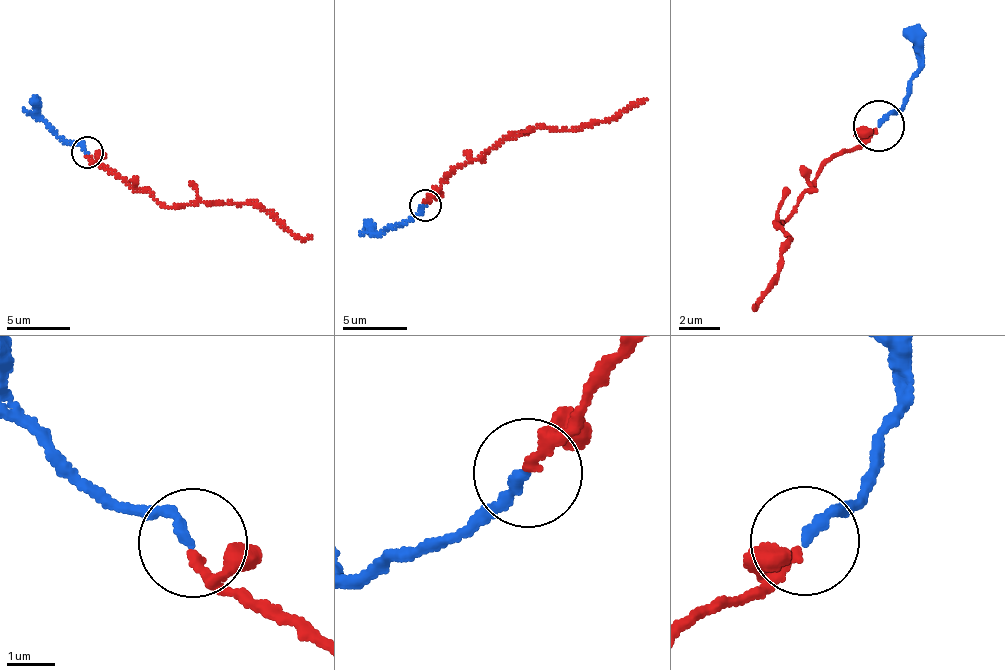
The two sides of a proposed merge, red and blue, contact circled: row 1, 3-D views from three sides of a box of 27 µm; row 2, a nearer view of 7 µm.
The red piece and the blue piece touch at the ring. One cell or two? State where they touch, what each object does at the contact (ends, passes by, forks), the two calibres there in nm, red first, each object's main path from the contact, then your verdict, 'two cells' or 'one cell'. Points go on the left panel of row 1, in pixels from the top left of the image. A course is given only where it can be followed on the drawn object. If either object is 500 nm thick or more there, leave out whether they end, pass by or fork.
at (87, 152); red passes by; blue ends there; 130 nm thick on the red side, 220 nm on the other; red runs (88, 153), (133, 189), (146, 189), (171, 207), (204, 202), (257, 203), (295, 235), (311, 235); blue runs (88, 152), (64, 141), (42, 117), (39, 101), (34, 97); one cell

